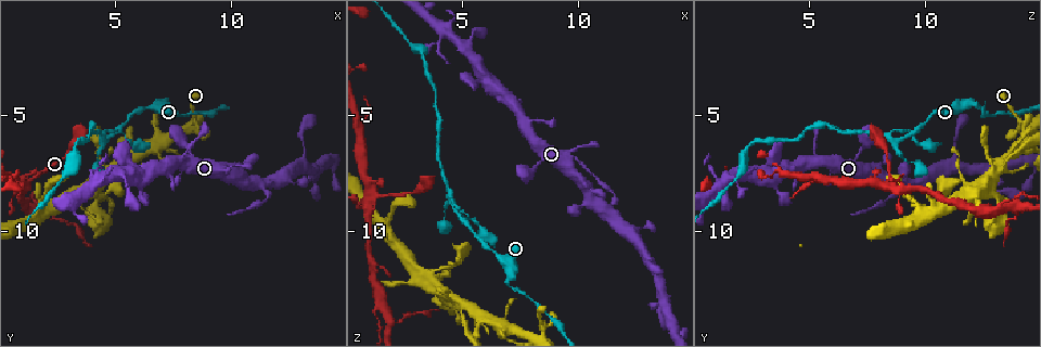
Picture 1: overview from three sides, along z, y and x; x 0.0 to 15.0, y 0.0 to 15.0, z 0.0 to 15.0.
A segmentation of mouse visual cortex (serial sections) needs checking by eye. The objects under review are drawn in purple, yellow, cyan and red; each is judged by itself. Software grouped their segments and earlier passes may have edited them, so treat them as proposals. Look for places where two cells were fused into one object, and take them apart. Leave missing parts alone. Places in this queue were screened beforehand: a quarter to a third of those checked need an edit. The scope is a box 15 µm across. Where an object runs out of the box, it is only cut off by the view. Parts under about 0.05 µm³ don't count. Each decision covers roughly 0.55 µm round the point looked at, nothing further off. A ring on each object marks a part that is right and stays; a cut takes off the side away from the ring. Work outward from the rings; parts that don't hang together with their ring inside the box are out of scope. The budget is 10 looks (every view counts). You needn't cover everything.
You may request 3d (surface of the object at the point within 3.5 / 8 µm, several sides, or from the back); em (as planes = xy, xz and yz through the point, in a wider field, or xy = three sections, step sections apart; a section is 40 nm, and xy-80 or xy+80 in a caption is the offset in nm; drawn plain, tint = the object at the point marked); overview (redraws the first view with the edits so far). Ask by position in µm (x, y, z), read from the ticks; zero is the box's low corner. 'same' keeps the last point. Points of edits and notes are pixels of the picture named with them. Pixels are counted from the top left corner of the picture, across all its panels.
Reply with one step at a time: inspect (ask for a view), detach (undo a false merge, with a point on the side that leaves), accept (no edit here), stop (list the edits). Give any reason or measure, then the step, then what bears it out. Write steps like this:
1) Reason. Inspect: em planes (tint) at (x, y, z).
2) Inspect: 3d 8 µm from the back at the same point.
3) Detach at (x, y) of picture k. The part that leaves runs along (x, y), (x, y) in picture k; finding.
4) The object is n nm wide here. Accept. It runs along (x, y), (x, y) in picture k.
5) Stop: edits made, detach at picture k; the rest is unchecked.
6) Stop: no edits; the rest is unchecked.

Abrupt turn. Inspect: 3d 3.5 µm at (6.9, 4.6, 12.0).

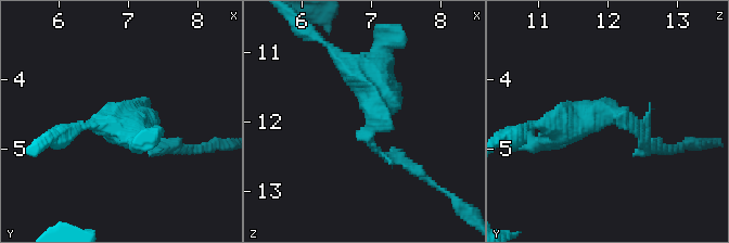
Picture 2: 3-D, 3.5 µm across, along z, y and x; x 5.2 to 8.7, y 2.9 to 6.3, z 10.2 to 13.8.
The arms are 100, 400 nm wide; shape alone is not enough. Inspect: em xy step 1 (tint) at (7.05, 4.45, 12.05).

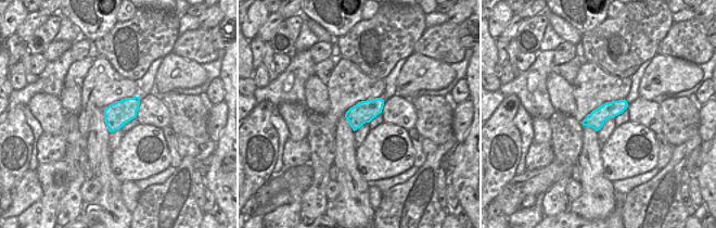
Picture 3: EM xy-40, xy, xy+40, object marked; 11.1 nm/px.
Cut it another way. Inspect: em xy step 5 (tint) at the same point.

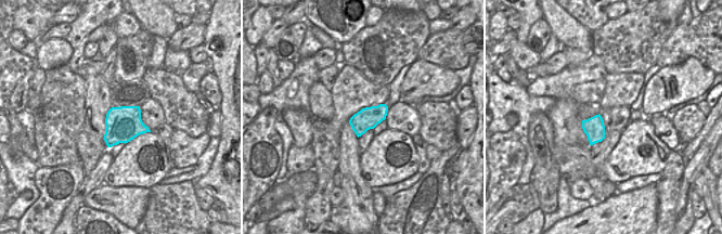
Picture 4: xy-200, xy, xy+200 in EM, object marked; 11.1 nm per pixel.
Accept. It runs along (376, 61), (370, 144), (407, 164) in picture 2; one cell here.

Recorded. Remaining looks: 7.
Side arm on a straight run. Inspect: 3d 8 µm at (11.4, 8.1, 8.9).

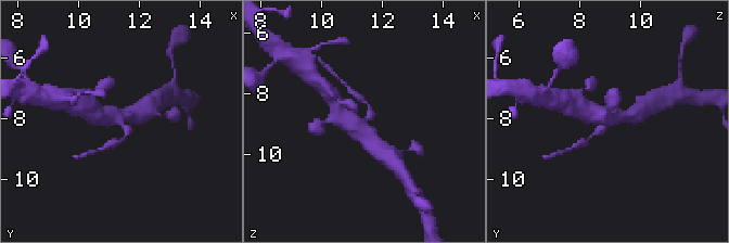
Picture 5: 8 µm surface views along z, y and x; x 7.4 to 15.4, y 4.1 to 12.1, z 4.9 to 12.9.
Inspect: 3d 3.5 µm at (11.3, 8.2, 8.9).

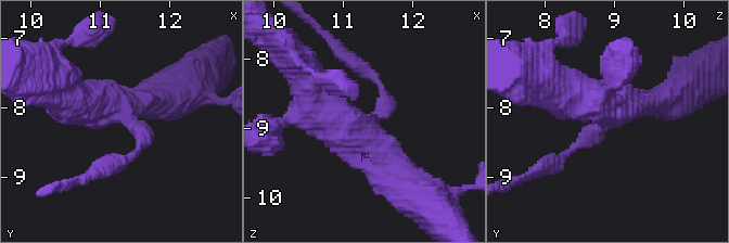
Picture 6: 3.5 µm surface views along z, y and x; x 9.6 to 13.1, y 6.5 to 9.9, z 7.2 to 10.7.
3 arms meet here; the arms are 250, 450, 600 nm wide. Inspect: em xy step 3 (tint) at (11.35, 8.10, 8.90).

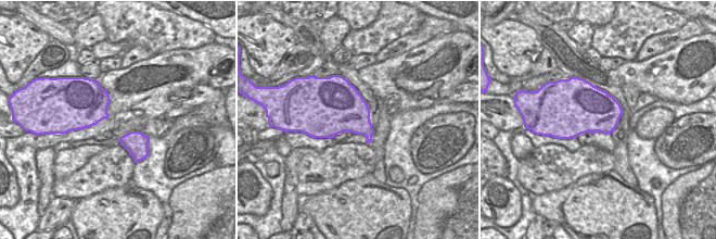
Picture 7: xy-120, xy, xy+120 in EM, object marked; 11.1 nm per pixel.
Detach at (375, 79) of picture 6. The part that leaves runs along (381, 113), (381, 85), (334, 43) in picture 6; a second cell is stuck on.

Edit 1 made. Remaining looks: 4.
Inspect: 3d 3.5 µm from the back at (6.8, 6.2, 14.2).

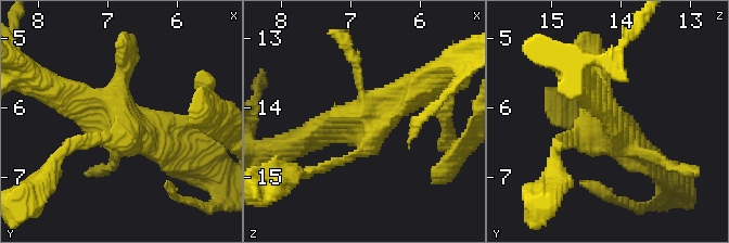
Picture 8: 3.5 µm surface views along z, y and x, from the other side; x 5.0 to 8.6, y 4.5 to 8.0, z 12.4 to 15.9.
Now the EM. Inspect: em xy step 3 (tint) at (6.75, 6.15, 14.25).

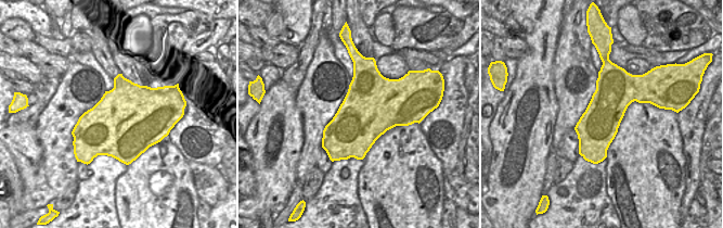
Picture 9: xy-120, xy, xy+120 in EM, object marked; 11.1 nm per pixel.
Another direction. Inspect: em xy step 2 (tint) at the same point.

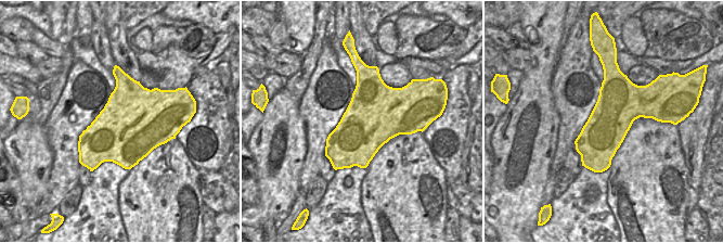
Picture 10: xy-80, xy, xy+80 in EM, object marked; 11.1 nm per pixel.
Accept. It runs along (62, 89), (112, 102), (175, 155) in picture 8; continuous, no second cell.

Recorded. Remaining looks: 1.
Three arms meet. Inspect: 3d 3.5 µm at (5.1, 5.7, 9.5).

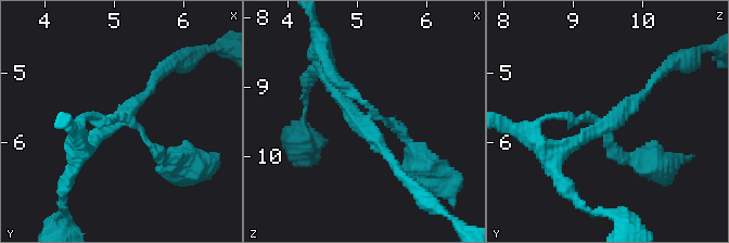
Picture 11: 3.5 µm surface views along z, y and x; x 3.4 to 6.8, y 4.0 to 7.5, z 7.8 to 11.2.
Accept. It runs along (398, 171), (352, 118), (328, 74) in picture 11; continuous, no second cell.

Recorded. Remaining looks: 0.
Stop: edits made, detach at picture 6; the rest is unchecked.

